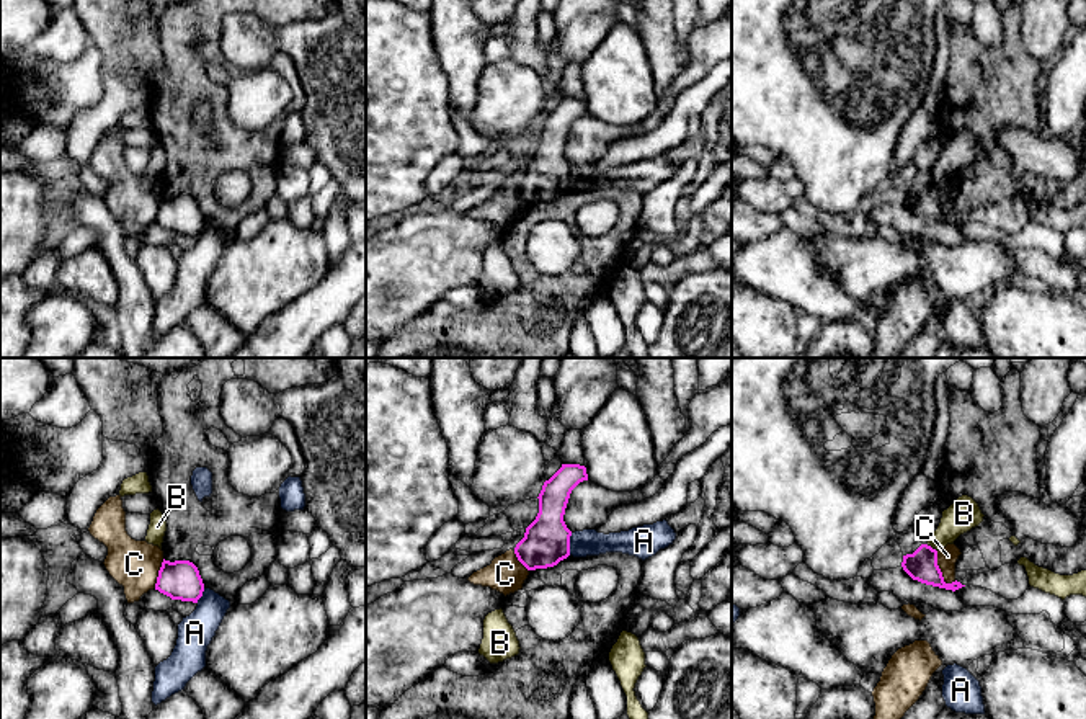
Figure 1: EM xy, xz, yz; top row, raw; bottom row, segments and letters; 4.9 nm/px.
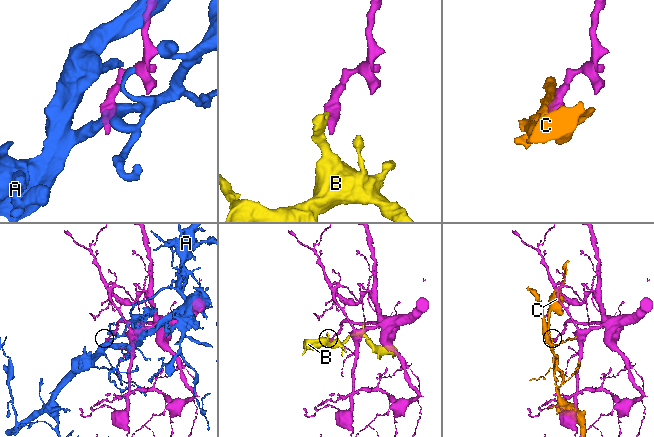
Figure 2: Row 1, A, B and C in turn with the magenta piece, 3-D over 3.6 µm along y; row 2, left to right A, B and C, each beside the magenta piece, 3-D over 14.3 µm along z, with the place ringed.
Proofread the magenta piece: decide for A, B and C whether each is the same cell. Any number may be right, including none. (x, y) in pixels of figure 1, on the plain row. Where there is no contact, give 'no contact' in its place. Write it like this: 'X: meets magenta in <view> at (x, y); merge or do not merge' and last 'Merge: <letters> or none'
A: meets magenta in xz at (569, 178); do not merge
B: meets magenta in yz at (930, 180); do not merge
C: meets magenta in yz at (939, 205); do not merge
Merge: none

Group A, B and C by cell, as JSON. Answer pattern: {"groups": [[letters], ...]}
{"groups": [["A"], ["B"], ["C"]]}

